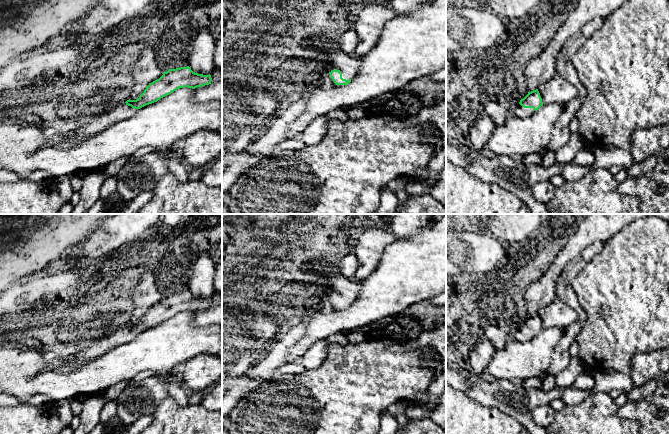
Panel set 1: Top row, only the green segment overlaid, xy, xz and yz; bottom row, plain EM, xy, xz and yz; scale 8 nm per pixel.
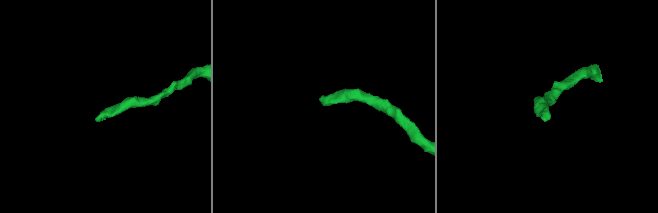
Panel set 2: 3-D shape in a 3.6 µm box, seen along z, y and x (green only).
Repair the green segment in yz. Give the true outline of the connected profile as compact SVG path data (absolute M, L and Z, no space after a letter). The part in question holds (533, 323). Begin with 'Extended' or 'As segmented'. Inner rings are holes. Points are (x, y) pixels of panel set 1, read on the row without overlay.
Extended. M538 313L529 316L520 326L513 332L512 338L525 342L533 339L543 329L542 322Z

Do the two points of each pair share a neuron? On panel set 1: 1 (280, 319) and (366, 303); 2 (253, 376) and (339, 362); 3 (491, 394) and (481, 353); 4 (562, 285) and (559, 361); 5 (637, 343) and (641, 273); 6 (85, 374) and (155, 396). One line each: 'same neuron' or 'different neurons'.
1: same neuron
2: different neurons
3: different neurons
4: same neuron
5: same neuron
6: different neurons

